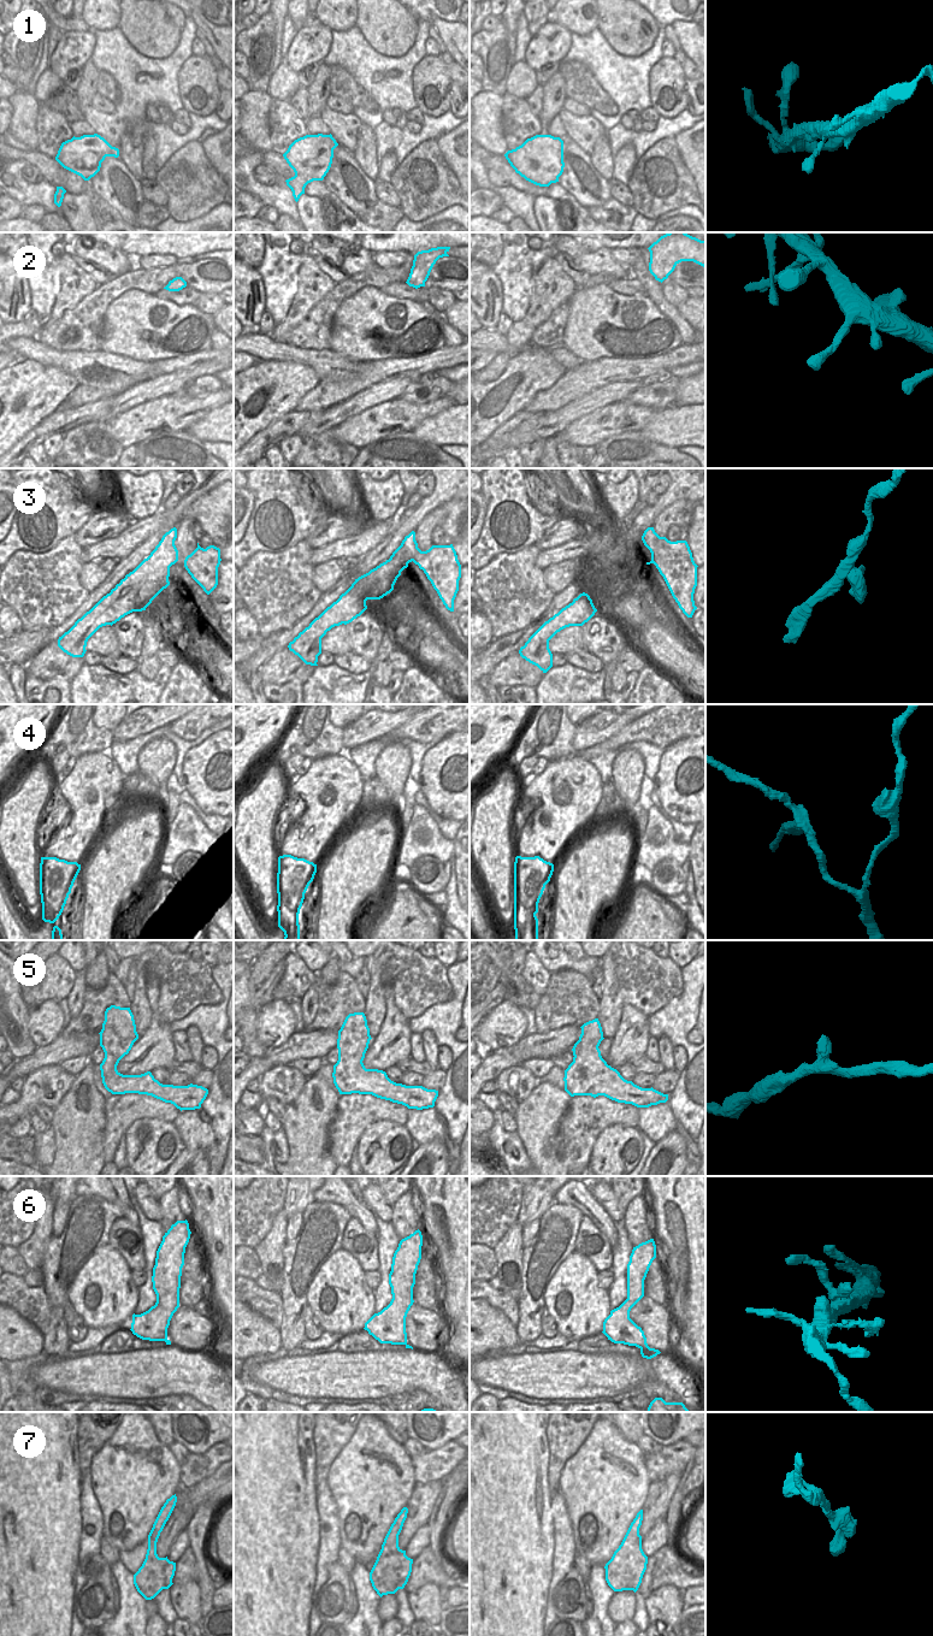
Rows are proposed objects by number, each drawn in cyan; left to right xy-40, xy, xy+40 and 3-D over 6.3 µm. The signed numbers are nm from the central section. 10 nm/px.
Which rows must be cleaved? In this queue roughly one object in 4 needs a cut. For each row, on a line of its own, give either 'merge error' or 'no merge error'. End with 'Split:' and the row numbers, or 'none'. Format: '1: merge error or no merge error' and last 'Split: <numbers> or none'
1: no merge error
2: no merge error
3: no merge error
4: merge error
5: no merge error
6: no merge error
7: no merge error
Split: 4

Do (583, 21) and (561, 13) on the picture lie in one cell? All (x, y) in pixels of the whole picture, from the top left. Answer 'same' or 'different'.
same

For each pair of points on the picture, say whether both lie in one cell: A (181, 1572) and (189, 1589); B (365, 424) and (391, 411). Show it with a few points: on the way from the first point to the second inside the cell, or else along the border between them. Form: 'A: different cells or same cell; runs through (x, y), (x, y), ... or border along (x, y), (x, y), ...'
A: different cells; border along (195, 1580), (172, 1583), (167, 1588)
B: same cell; runs through (371, 424), (385, 417)

